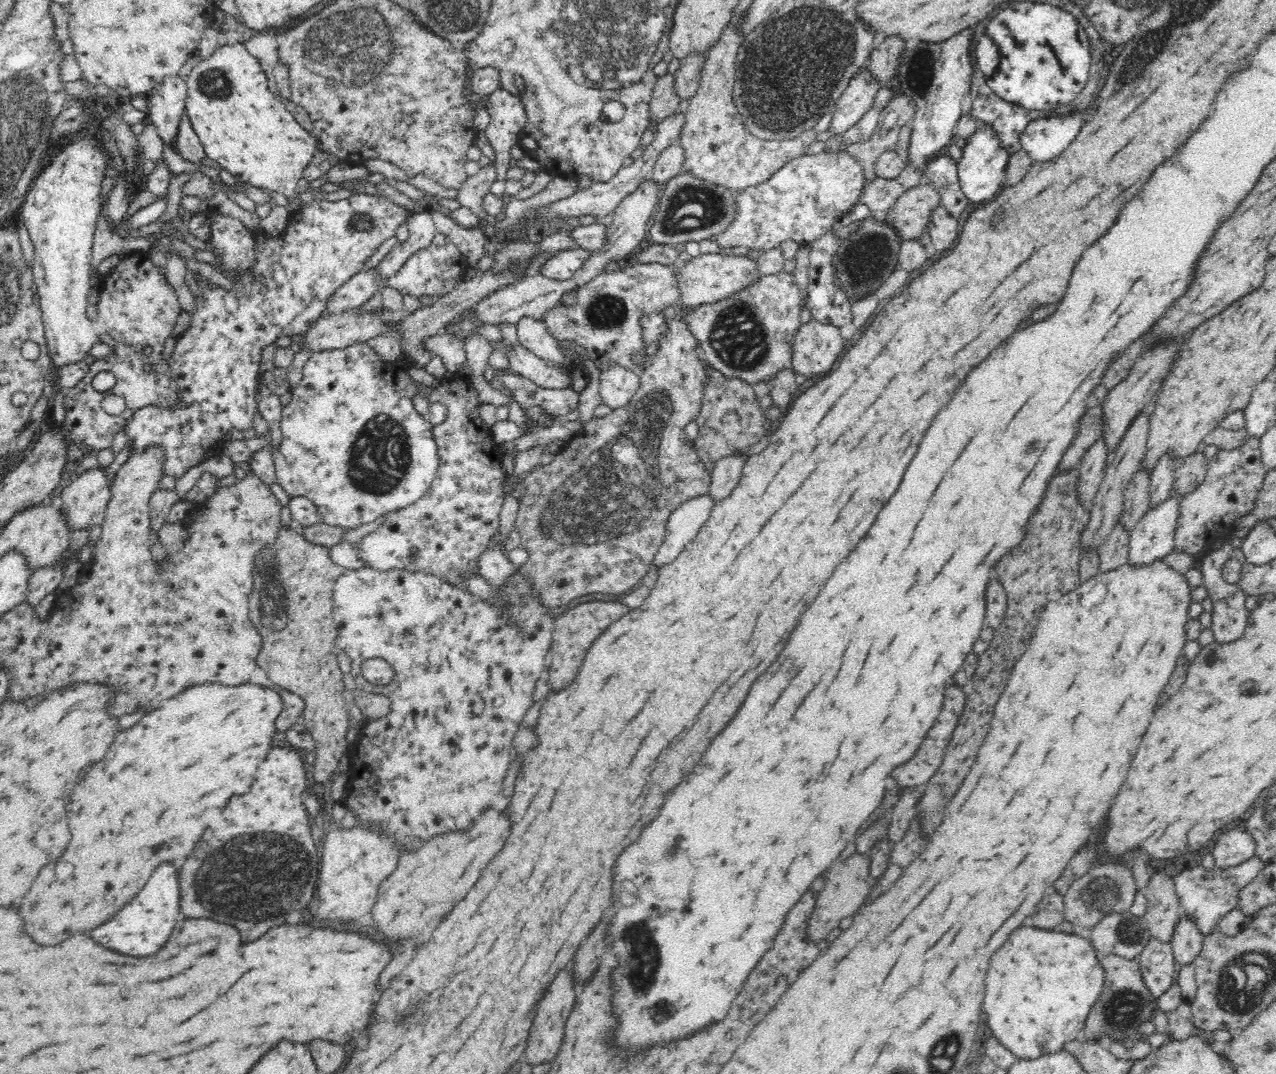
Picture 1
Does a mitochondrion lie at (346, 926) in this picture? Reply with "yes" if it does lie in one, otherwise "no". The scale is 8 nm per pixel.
no

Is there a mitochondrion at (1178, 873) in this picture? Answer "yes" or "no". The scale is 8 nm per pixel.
no

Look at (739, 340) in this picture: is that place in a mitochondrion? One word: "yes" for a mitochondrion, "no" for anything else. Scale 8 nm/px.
yes

